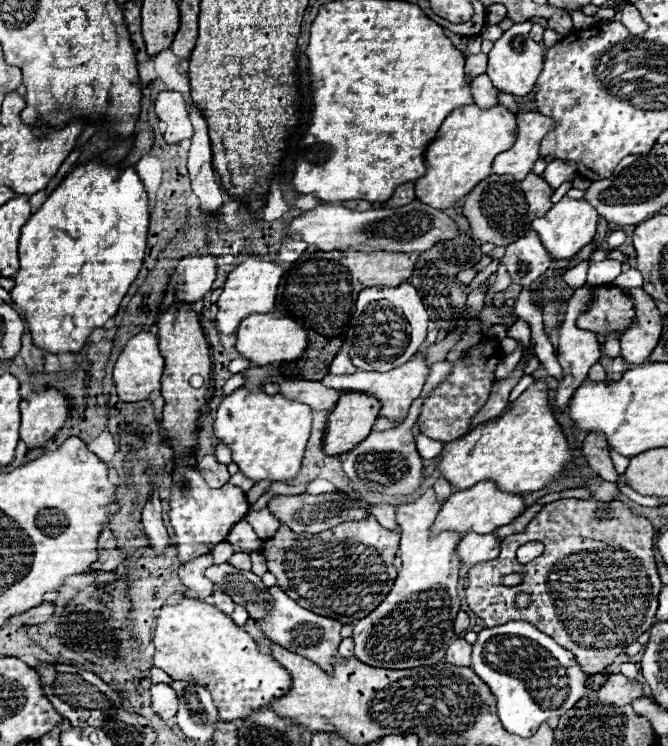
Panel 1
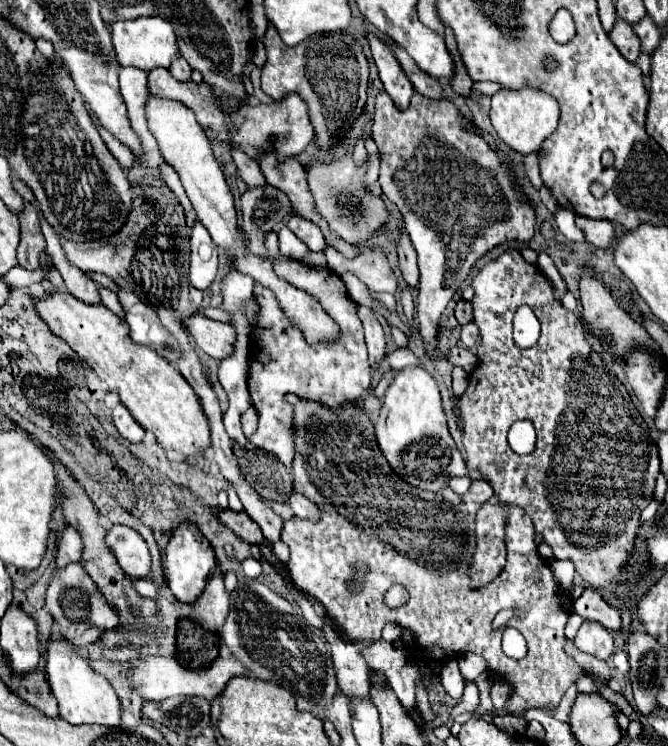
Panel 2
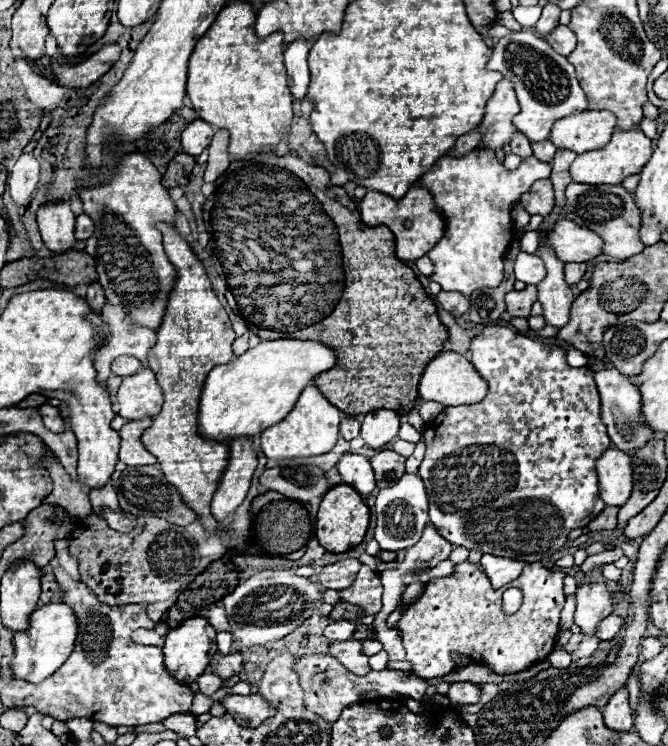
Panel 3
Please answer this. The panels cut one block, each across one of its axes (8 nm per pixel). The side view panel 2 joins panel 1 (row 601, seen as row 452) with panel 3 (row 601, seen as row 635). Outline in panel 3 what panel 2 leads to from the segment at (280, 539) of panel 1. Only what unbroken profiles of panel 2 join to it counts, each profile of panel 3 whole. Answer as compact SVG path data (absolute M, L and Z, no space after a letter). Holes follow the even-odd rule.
M462 562L454 566L454 572L444 578L432 578L426 584L422 596L412 602L406 612L402 612L400 620L396 622L396 630L402 636L404 648L408 652L408 660L412 662L412 670L420 678L438 678L446 676L456 668L454 654L464 654L474 660L480 660L482 664L490 666L494 674L506 676L516 674L526 668L530 668L536 660L544 660L556 646L556 638L560 632L560 612L564 606L564 572L552 572L542 566L542 562L526 564L520 578L510 582L508 586L522 590L522 606L516 614L504 614L502 612L502 594L492 590L488 576L476 562ZM366 564L360 566L360 572L356 574L356 580L352 586L340 590L340 600L360 606L364 616L374 616L382 610L382 584L380 574L370 570Z

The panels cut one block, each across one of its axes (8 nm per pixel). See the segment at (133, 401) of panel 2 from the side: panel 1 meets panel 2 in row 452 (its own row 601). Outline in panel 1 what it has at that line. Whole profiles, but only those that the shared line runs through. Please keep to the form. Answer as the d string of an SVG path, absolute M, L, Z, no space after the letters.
M184 598L176 606L162 606L152 642L156 646L154 666L174 680L192 678L192 682L208 686L224 722L244 720L292 688L292 678L280 662L262 654L248 632L202 600Z

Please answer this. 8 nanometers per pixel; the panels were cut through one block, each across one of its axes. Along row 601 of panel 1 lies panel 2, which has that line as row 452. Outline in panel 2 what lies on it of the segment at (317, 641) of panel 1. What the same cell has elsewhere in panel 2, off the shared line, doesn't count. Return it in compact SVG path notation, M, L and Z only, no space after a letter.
M280 256L280 262L276 262L276 274L280 274L284 280L292 282L294 286L312 292L312 296L316 296L322 302L324 310L328 310L328 314L332 314L332 318L340 324L338 342L326 348L308 346L302 340L302 334L296 328L292 328L290 322L282 316L282 310L278 302L272 298L272 292L264 290L258 284L254 288L254 296L260 304L260 318L256 322L256 332L254 332L256 350L254 350L254 360L250 364L248 390L252 396L252 404L260 416L260 422L258 422L258 430L250 436L250 442L256 448L272 452L284 466L290 466L294 454L292 406L286 402L286 394L320 400L328 406L360 400L370 386L372 370L368 364L364 332L342 280L330 270L314 270L286 256Z

